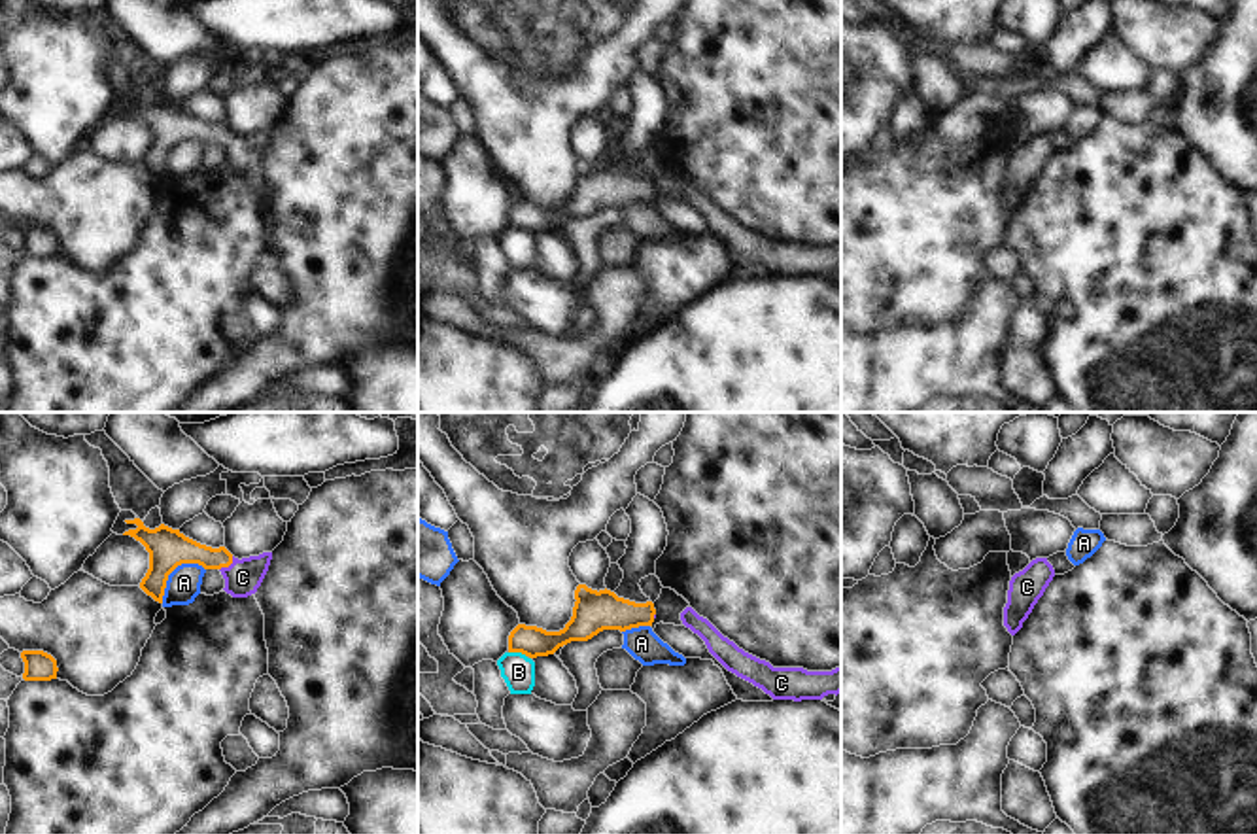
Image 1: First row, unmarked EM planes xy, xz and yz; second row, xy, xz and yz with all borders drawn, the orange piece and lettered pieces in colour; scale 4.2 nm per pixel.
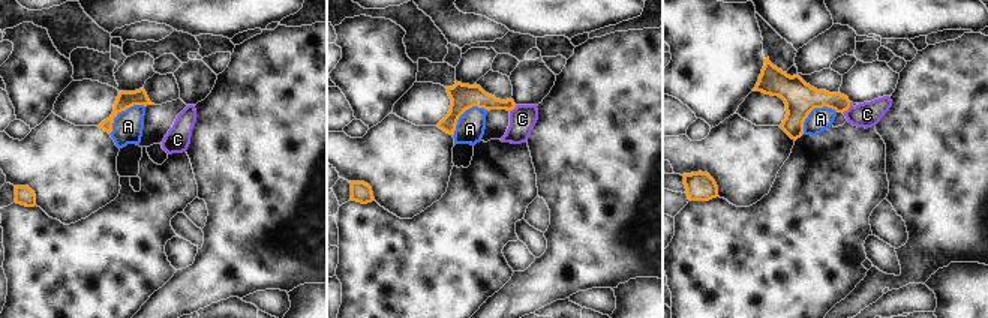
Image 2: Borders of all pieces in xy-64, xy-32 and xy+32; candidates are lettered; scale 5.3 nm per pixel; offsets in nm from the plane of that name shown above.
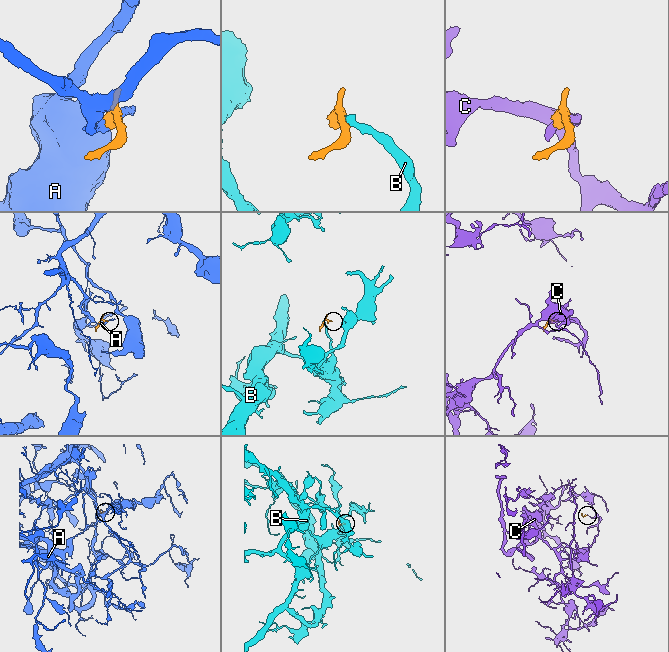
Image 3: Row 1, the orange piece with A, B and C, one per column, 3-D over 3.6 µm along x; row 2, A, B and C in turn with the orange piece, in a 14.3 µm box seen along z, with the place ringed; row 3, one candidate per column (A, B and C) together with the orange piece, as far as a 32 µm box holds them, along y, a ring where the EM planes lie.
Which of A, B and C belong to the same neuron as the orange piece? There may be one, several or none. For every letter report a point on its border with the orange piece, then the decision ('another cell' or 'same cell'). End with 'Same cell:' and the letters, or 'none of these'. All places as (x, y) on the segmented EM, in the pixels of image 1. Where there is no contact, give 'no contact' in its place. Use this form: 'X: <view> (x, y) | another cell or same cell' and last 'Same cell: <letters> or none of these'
A: xy (172, 570) | another cell
B: xz (518, 651) | another cell
C: xy (227, 566) | same cell
Same cell: C

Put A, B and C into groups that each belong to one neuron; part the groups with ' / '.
A / B / C

